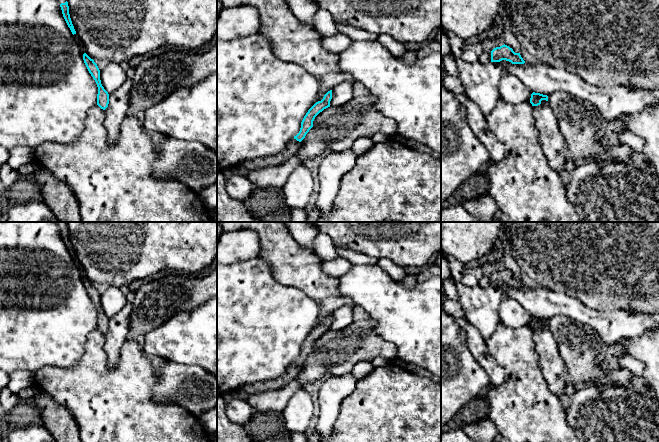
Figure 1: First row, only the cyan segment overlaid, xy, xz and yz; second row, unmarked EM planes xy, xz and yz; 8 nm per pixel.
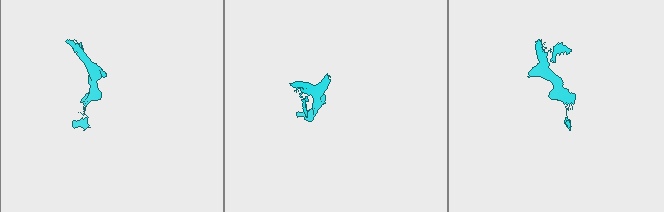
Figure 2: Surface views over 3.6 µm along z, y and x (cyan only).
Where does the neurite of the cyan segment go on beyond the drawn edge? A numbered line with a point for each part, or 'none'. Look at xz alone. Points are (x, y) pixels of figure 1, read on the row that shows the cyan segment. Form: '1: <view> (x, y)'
1: xz (243, 169)

